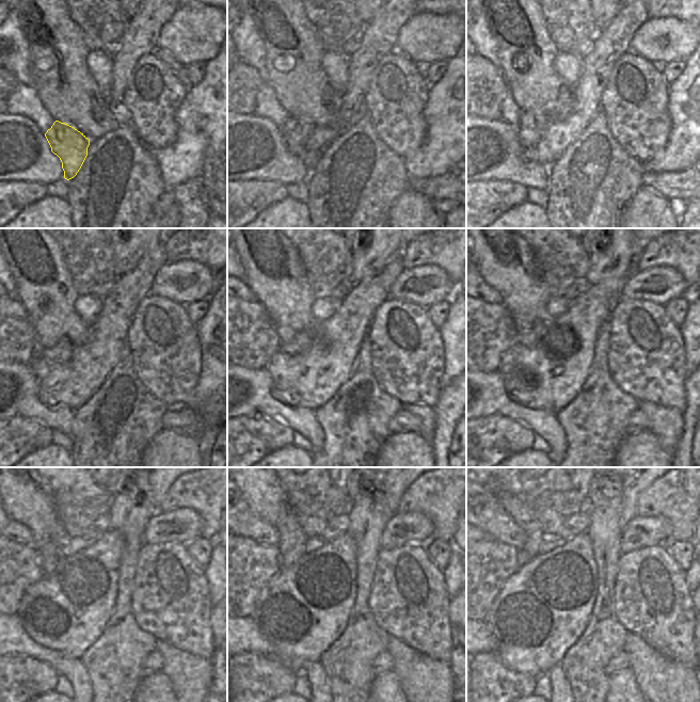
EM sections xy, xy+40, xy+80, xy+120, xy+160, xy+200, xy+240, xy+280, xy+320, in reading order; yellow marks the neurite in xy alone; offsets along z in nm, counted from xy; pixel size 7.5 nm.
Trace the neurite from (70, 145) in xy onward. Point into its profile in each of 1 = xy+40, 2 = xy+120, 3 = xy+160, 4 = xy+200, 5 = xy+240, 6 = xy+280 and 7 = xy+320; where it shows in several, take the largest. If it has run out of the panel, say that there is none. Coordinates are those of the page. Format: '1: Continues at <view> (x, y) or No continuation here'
1: Continues at xy+40 (296, 132)
2: Continues at xy+120 (60, 353)
3: Continues at xy+160 (301, 340)
4: Continues at xy+200 (528, 339)
5: Continues at xy+240 (51, 555)
6: Continues at xy+280 (291, 546)
7: Continues at xy+320 (513, 504)

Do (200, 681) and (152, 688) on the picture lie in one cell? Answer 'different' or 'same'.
different

